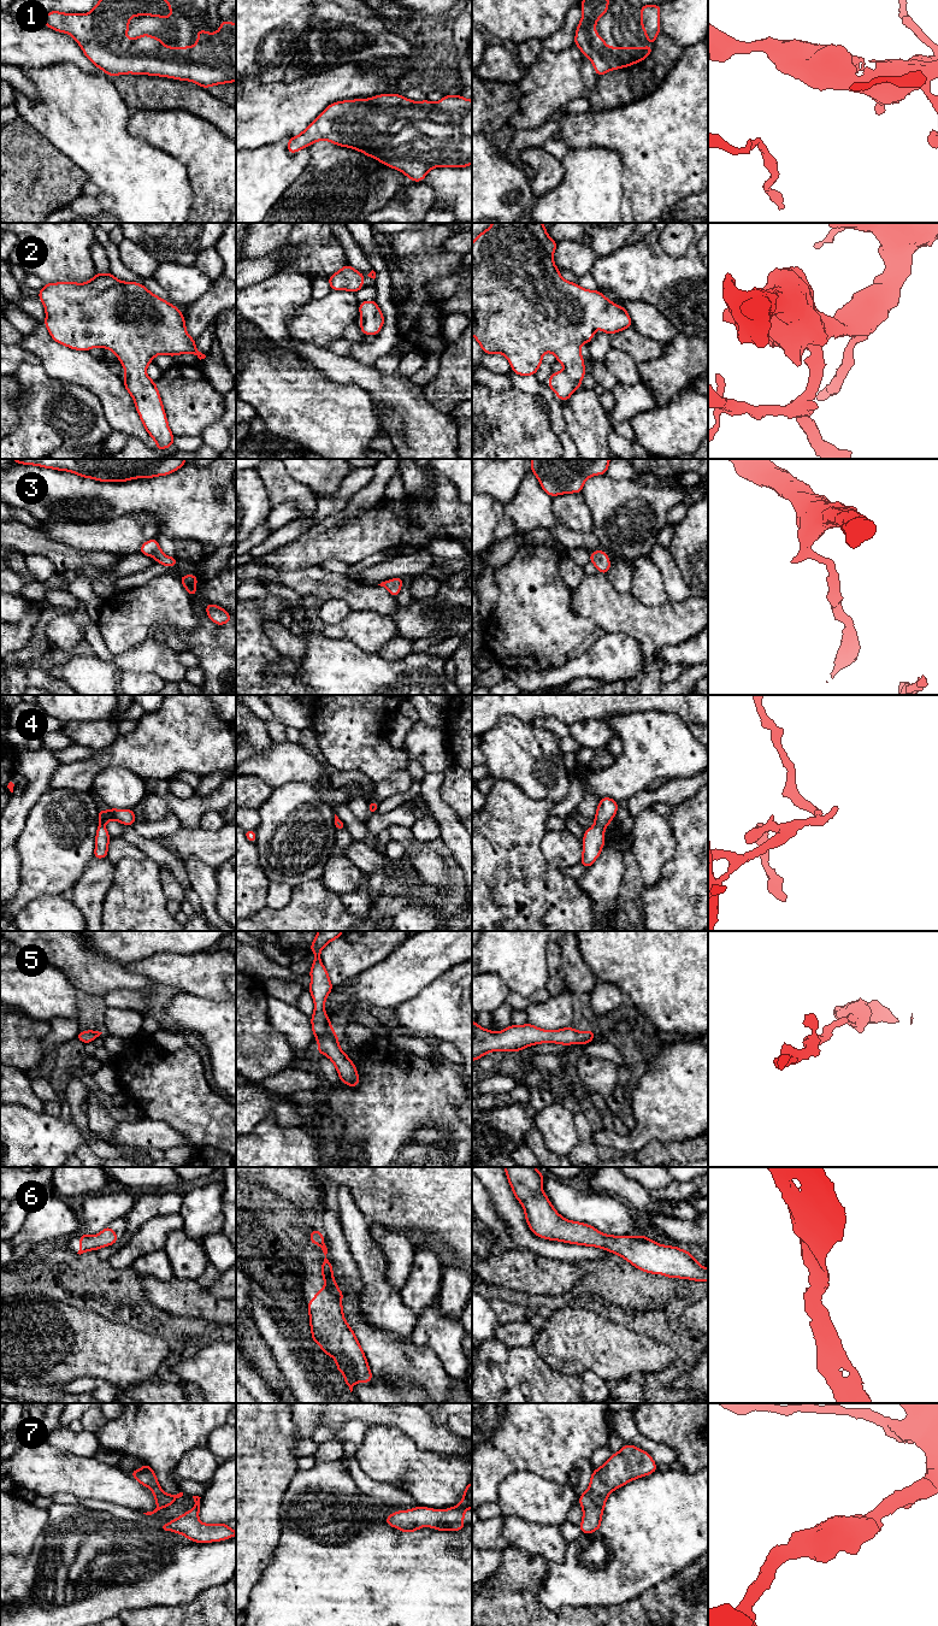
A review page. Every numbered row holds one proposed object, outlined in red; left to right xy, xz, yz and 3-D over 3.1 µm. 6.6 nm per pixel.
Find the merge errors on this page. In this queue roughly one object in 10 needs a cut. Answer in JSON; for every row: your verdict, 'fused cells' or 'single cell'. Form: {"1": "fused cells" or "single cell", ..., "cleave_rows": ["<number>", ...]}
{"1": "single cell", "2": "single cell", "3": "single cell", "4": "single cell", "5": "single cell", "6": "single cell", "7": "single cell", "cleave_rows": []}

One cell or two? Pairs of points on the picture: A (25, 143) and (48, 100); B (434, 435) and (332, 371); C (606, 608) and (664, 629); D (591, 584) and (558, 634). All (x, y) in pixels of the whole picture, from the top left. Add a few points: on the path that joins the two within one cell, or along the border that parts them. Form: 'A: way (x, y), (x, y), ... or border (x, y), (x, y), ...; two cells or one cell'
A: border (21, 117), (54, 147); two cells
B: way (408, 411), (381, 384), (358, 373); one cell
C: way (620, 612), (649, 625); one cell
D: border (571, 591), (571, 607), (596, 625); two cells

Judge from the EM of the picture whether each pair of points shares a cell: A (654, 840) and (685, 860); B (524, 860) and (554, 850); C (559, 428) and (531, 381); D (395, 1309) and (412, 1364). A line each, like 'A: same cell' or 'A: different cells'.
A: different cells
B: different cells
C: same cell
D: different cells

